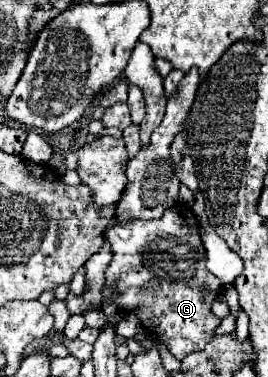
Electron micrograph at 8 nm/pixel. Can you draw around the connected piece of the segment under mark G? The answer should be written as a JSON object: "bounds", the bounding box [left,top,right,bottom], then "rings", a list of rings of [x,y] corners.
{"bounds":[103,203,221,361],"rings":[[[177,203],[169,207],[161,219],[111,223],[105,237],[111,243],[113,261],[105,271],[103,301],[109,289],[117,285],[117,307],[137,315],[143,327],[151,329],[179,361],[187,353],[203,349],[221,323],[221,319],[211,313],[211,303],[219,297],[217,289],[221,291],[221,281],[205,267],[199,223],[189,205]]]}

